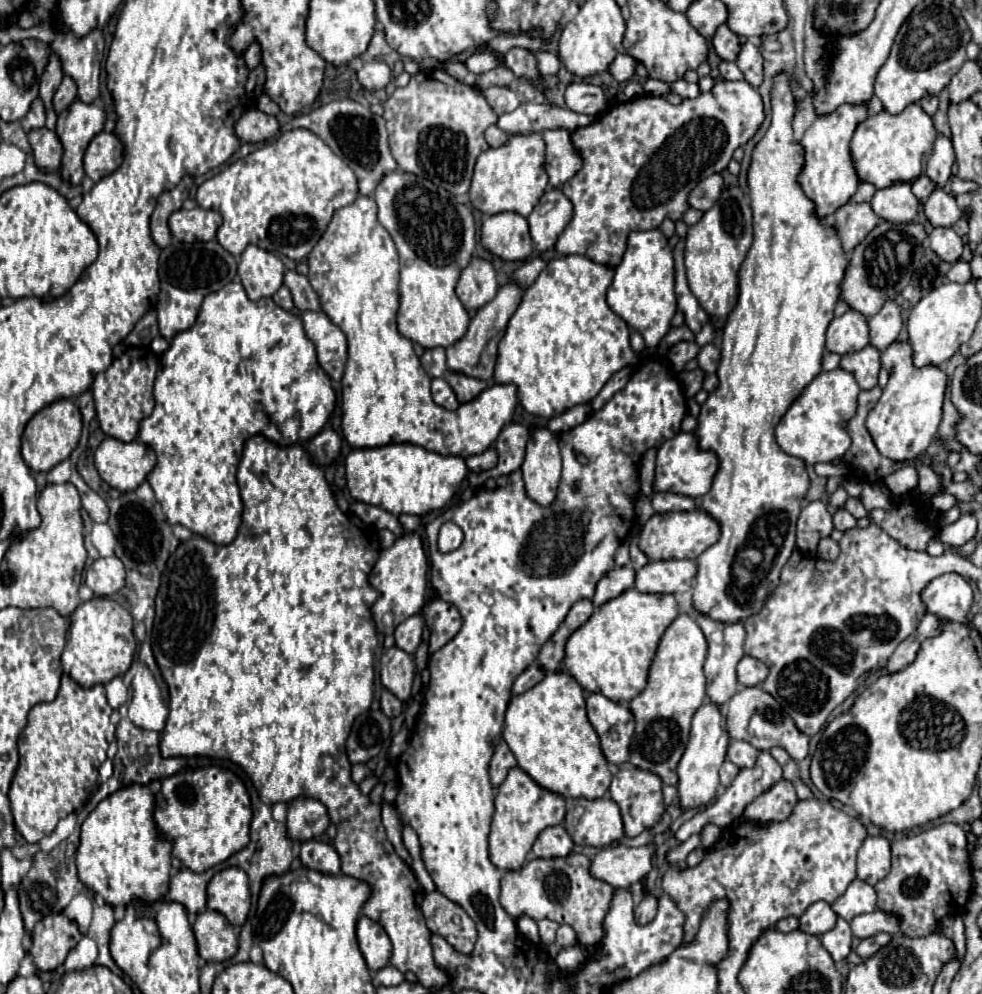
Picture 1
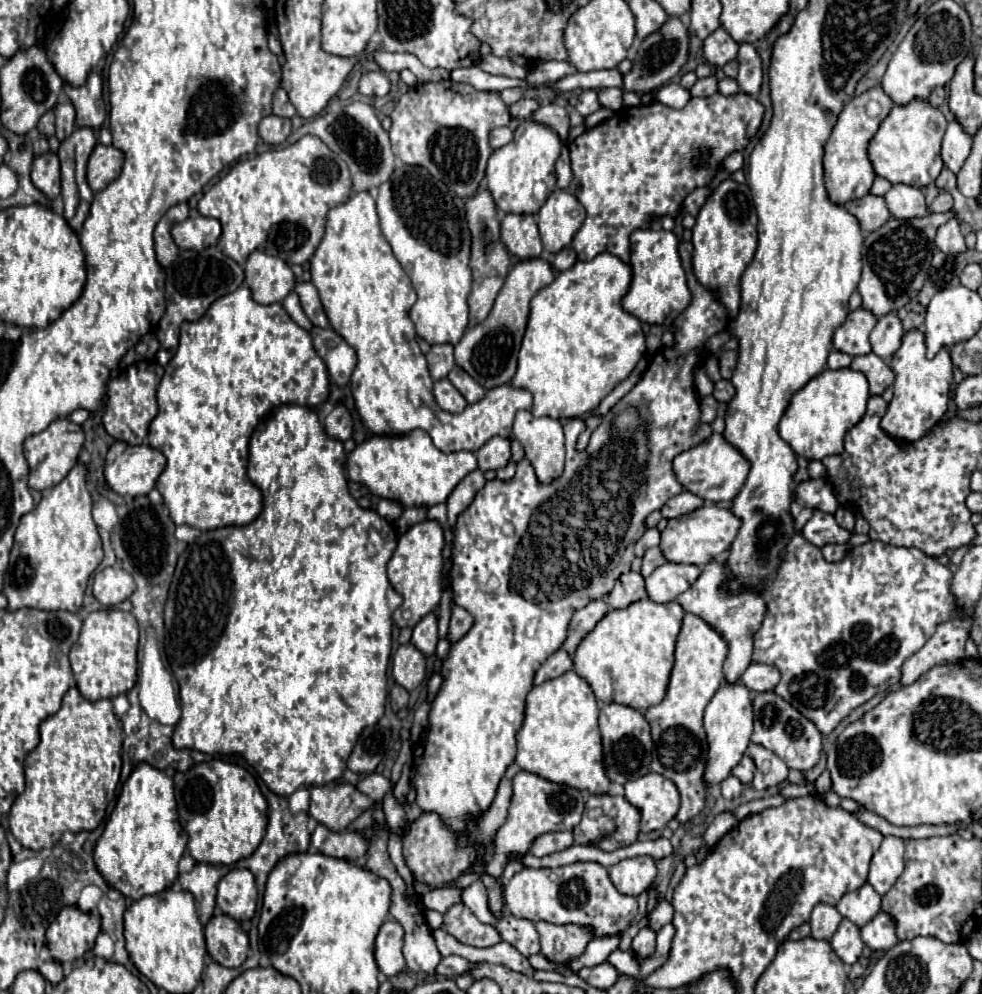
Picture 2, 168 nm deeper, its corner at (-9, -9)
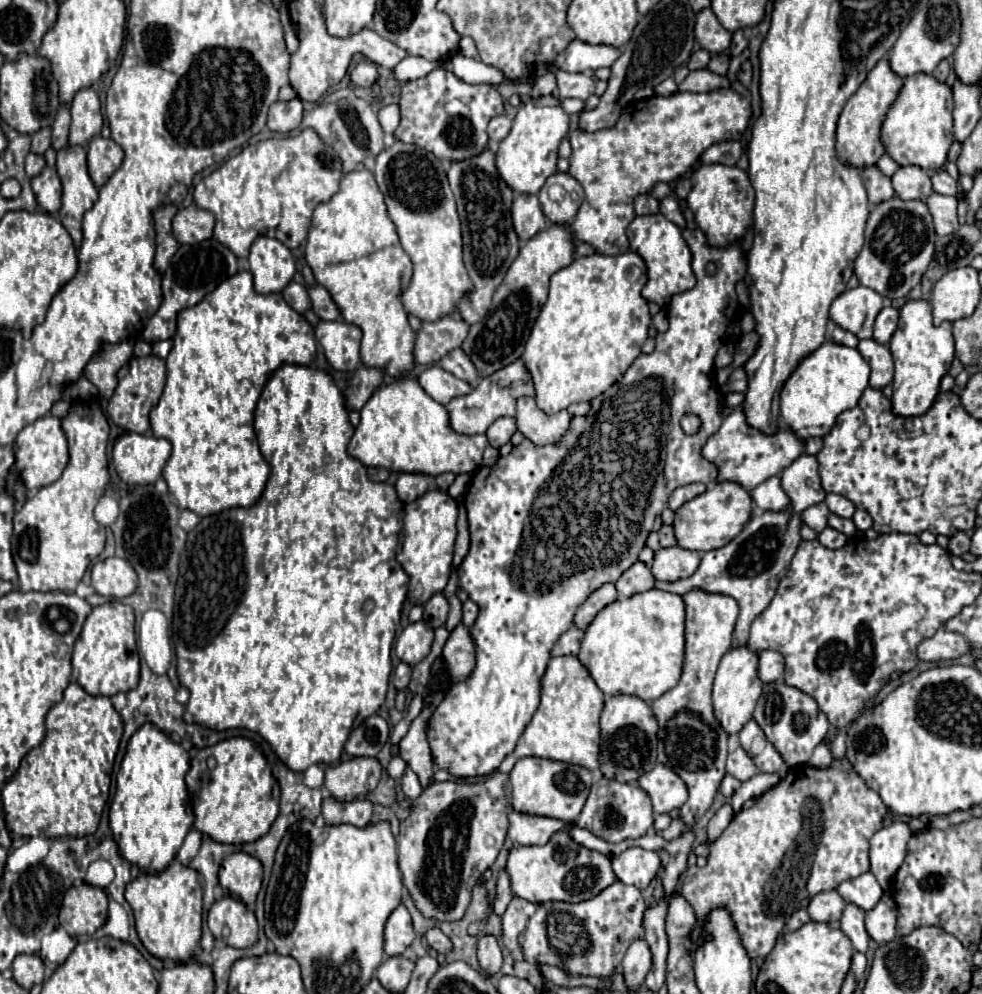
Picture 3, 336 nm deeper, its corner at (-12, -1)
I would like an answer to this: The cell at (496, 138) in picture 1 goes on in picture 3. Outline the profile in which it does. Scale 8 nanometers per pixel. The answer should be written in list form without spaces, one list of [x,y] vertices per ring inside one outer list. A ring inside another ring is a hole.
[[[498,115],[494,119],[490,119],[488,123],[488,137],[490,137],[490,147],[496,151],[498,143],[508,135],[512,127],[512,121],[506,117],[506,115]]]

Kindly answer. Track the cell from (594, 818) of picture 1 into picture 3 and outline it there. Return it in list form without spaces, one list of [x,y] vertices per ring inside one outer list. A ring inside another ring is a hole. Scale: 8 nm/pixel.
[[[600,779],[592,785],[586,805],[576,821],[578,827],[592,831],[596,837],[618,843],[624,839],[638,839],[652,829],[654,811],[650,807],[650,797],[634,783],[618,783],[616,779]]]

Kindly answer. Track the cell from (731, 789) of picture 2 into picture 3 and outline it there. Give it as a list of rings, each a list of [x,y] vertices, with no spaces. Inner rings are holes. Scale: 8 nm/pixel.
[[[726,775],[726,777],[722,779],[720,791],[722,791],[722,795],[724,795],[726,799],[730,799],[730,797],[732,797],[732,793],[734,793],[738,787],[740,787],[740,781],[738,781],[738,779],[734,779],[732,775]]]

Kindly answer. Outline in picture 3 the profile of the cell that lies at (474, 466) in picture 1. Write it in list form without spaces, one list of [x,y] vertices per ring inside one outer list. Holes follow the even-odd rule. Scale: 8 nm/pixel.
[[[498,417],[486,431],[488,443],[496,449],[500,449],[504,443],[510,441],[510,437],[516,431],[516,419],[514,417]]]

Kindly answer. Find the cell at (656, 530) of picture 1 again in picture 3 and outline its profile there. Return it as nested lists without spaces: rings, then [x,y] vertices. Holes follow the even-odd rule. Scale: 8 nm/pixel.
[[[720,481],[708,487],[702,495],[686,501],[676,511],[674,533],[680,547],[692,549],[692,551],[710,551],[730,543],[744,529],[750,515],[752,515],[750,493],[734,481]]]

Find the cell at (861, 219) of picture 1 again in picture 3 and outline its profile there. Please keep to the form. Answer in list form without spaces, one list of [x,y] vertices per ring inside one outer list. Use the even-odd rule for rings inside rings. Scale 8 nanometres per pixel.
[[[876,165],[864,167],[862,169],[862,179],[864,179],[864,187],[868,191],[868,201],[872,205],[882,203],[886,199],[892,199],[894,195],[894,187],[890,183],[890,177],[882,175],[882,171],[878,171]]]

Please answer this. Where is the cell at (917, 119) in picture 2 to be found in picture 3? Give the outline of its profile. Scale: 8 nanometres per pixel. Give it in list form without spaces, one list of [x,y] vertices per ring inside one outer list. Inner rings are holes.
[[[910,75],[904,79],[904,87],[890,107],[882,123],[882,143],[886,153],[898,165],[918,165],[922,169],[942,169],[946,163],[948,149],[954,141],[952,123],[952,89],[934,79],[932,75]]]

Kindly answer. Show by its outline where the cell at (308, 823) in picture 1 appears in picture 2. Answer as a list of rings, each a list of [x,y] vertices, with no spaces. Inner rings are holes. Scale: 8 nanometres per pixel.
[[[337,783],[331,787],[313,787],[307,815],[331,831],[345,831],[363,811],[371,809],[373,801],[359,793],[349,783]]]

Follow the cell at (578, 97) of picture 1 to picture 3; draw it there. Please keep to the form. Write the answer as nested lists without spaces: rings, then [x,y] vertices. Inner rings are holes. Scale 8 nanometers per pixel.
[[[556,71],[556,79],[558,79],[558,95],[562,99],[566,97],[588,99],[590,95],[594,95],[594,77],[586,73]]]

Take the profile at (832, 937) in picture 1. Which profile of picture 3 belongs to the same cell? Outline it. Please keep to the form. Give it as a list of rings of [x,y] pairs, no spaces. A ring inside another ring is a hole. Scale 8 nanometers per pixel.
[[[850,903],[840,917],[840,929],[850,937],[854,949],[860,953],[866,953],[868,941],[870,941],[866,927],[864,927],[864,915],[866,915],[866,911],[862,911],[860,907],[854,907]]]

